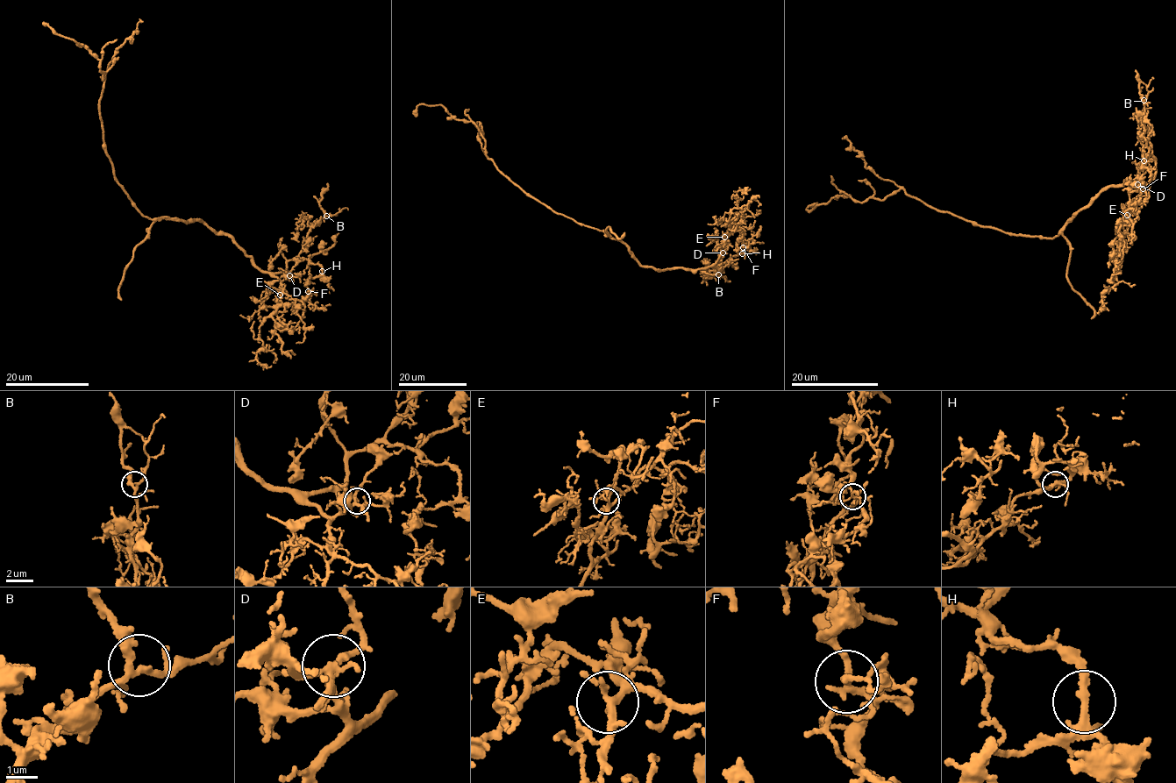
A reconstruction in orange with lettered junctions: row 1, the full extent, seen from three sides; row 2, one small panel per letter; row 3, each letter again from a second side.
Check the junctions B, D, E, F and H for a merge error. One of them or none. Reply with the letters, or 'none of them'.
none of them

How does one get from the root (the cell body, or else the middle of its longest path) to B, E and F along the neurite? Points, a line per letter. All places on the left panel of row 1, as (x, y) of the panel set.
B: (157, 220), (200, 221), (231, 237), (259, 267), (281, 274), (304, 249), (312, 225), (326, 216)
E: (157, 220), (165, 217), (184, 222), (199, 221), (217, 232), (231, 237), (259, 267), (281, 282), (280, 295)
F: (157, 220), (202, 222), (266, 272), (295, 257), (317, 264), (309, 291)

